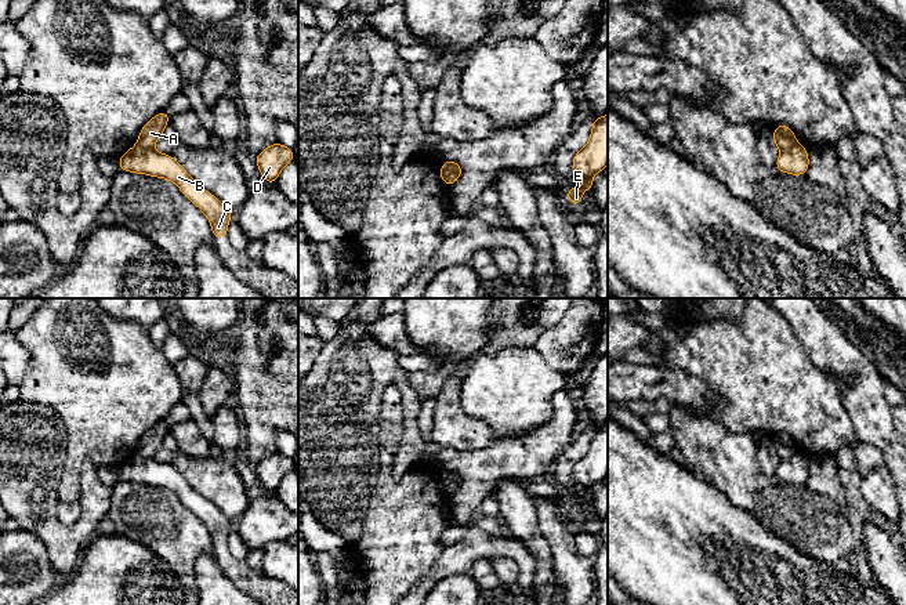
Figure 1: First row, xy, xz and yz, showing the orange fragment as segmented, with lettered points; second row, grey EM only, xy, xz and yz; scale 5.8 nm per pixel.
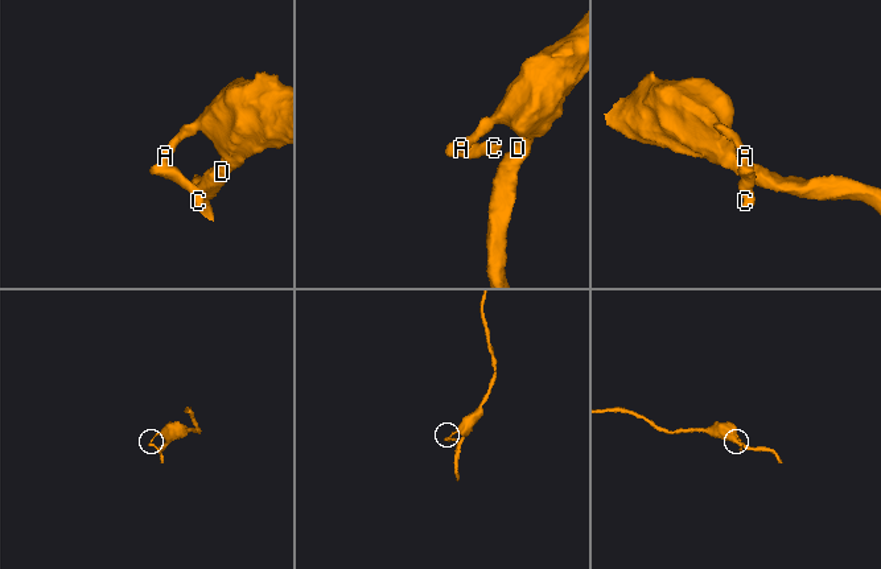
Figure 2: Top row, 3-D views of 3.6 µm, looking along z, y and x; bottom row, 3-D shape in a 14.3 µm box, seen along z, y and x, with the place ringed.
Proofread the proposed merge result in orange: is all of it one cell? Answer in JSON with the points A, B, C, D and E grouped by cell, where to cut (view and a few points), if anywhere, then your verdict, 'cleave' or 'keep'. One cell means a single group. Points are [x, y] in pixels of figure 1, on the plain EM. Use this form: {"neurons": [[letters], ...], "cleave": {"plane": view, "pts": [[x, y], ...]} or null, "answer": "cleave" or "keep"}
{"neurons": [["A", "D", "E"], ["B", "C"]], "cleave": {"plane": "xy", "pts": [[137, 452], [152, 457]]}, "answer": "cleave"}

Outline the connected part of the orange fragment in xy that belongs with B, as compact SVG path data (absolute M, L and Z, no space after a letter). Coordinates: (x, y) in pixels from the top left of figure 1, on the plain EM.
M134 454L119 467L120 481L145 483L174 492L184 506L202 519L211 535L215 548L228 546L228 533L233 522L211 501L202 497L171 464L153 457Z

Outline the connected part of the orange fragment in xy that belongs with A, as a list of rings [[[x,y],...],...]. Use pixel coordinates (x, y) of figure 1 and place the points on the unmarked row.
[[[166,420],[159,421],[142,435],[137,453],[144,457],[153,457],[155,452],[162,448],[163,439],[168,432],[168,423]]]

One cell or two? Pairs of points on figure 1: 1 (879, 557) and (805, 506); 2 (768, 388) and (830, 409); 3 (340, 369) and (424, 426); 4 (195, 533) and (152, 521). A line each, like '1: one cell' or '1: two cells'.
1: two cells
2: one cell
3: two cells
4: one cell

